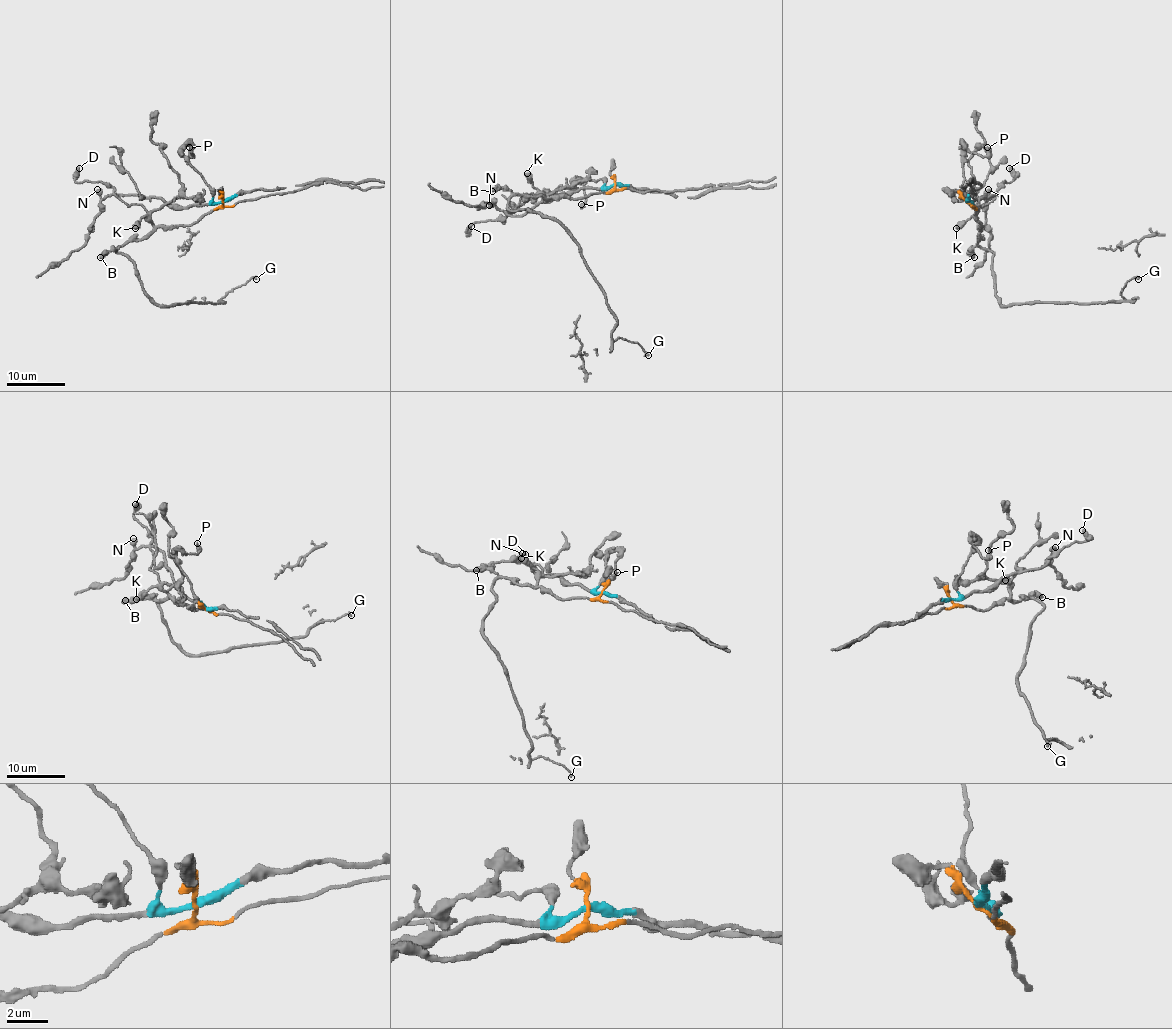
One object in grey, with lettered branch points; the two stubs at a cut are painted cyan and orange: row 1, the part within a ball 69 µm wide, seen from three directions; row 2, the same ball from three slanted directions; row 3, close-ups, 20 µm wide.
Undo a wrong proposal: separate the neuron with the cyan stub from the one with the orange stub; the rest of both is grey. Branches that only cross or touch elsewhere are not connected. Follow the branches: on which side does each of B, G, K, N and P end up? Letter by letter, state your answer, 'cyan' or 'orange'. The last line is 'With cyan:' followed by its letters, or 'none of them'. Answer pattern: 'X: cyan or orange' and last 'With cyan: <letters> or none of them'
B: orange
G: orange
K: orange
N: cyan
P: cyan
With cyan: N, P

